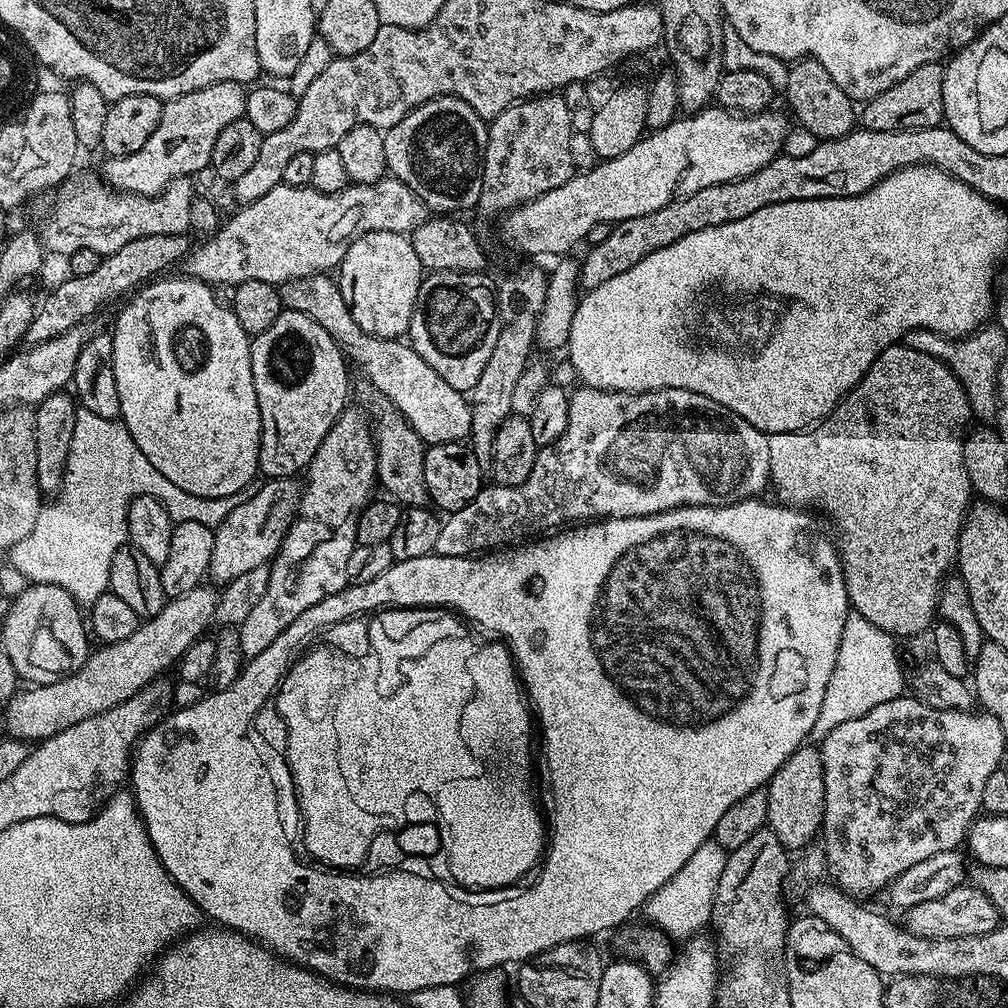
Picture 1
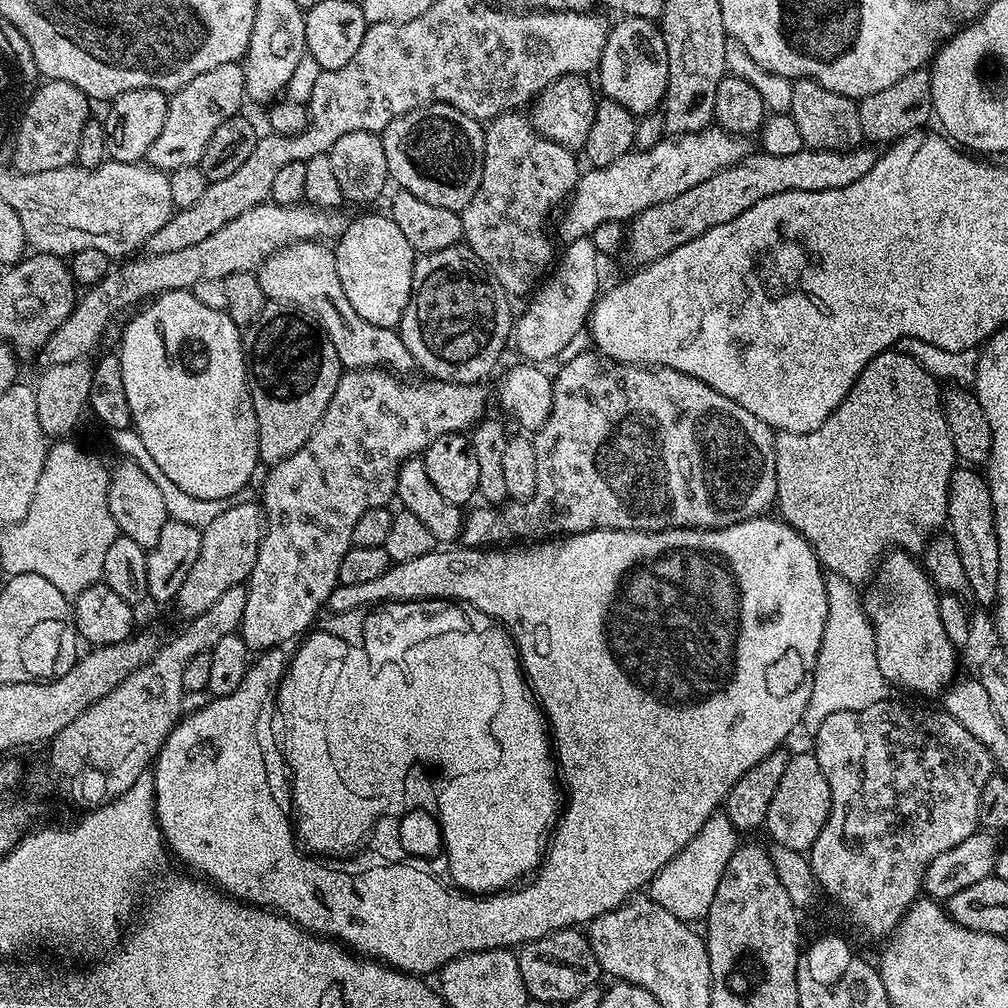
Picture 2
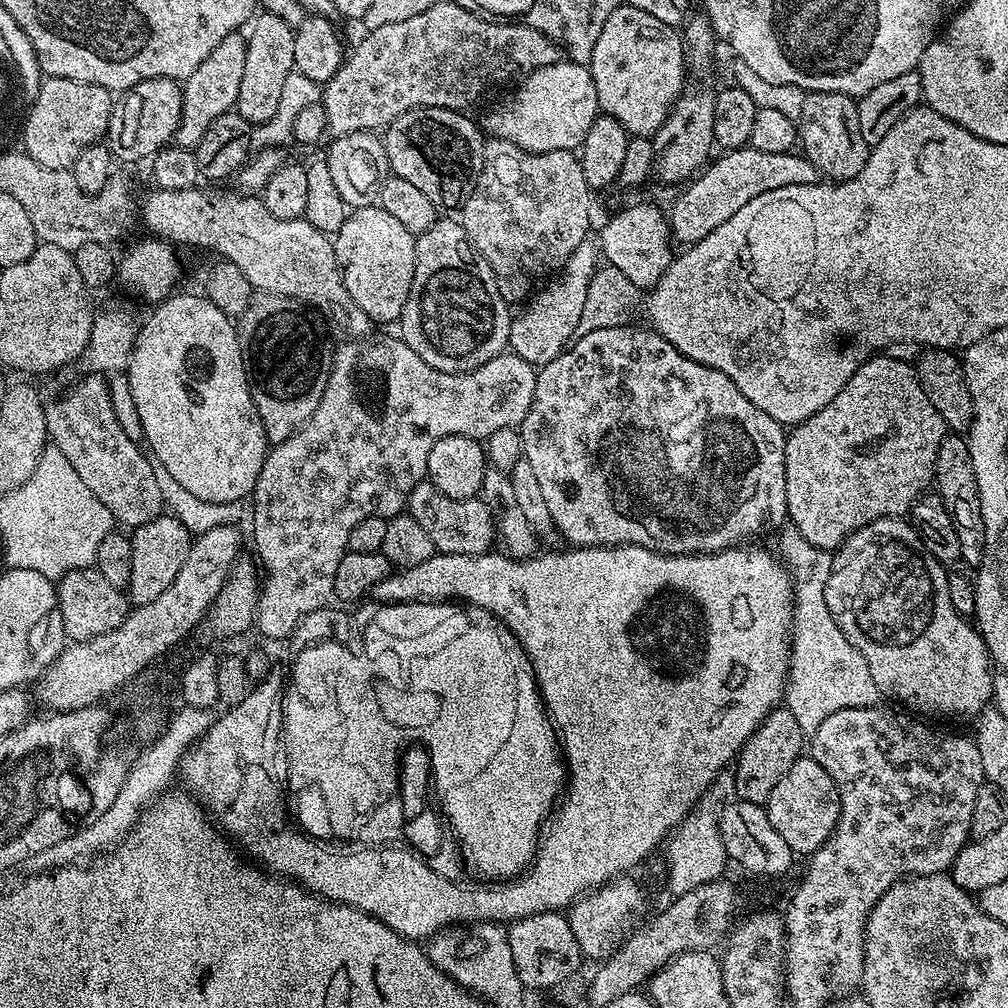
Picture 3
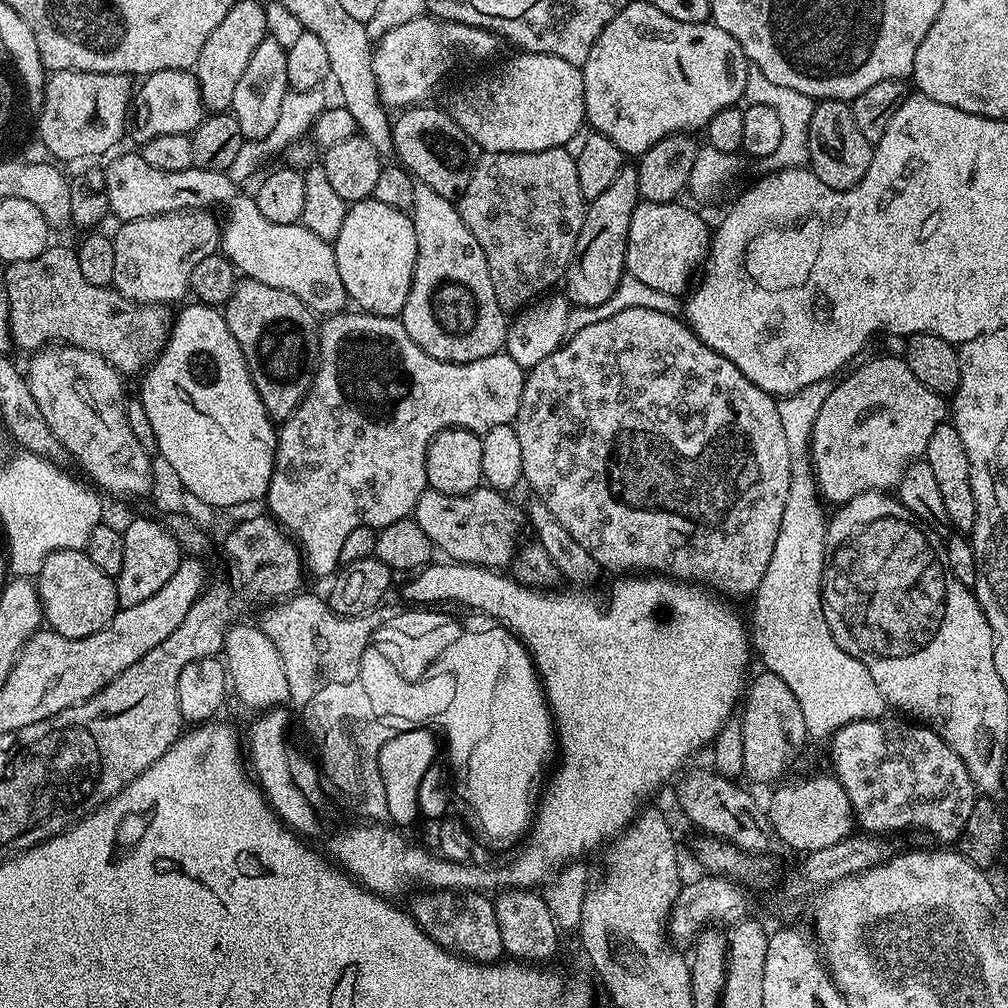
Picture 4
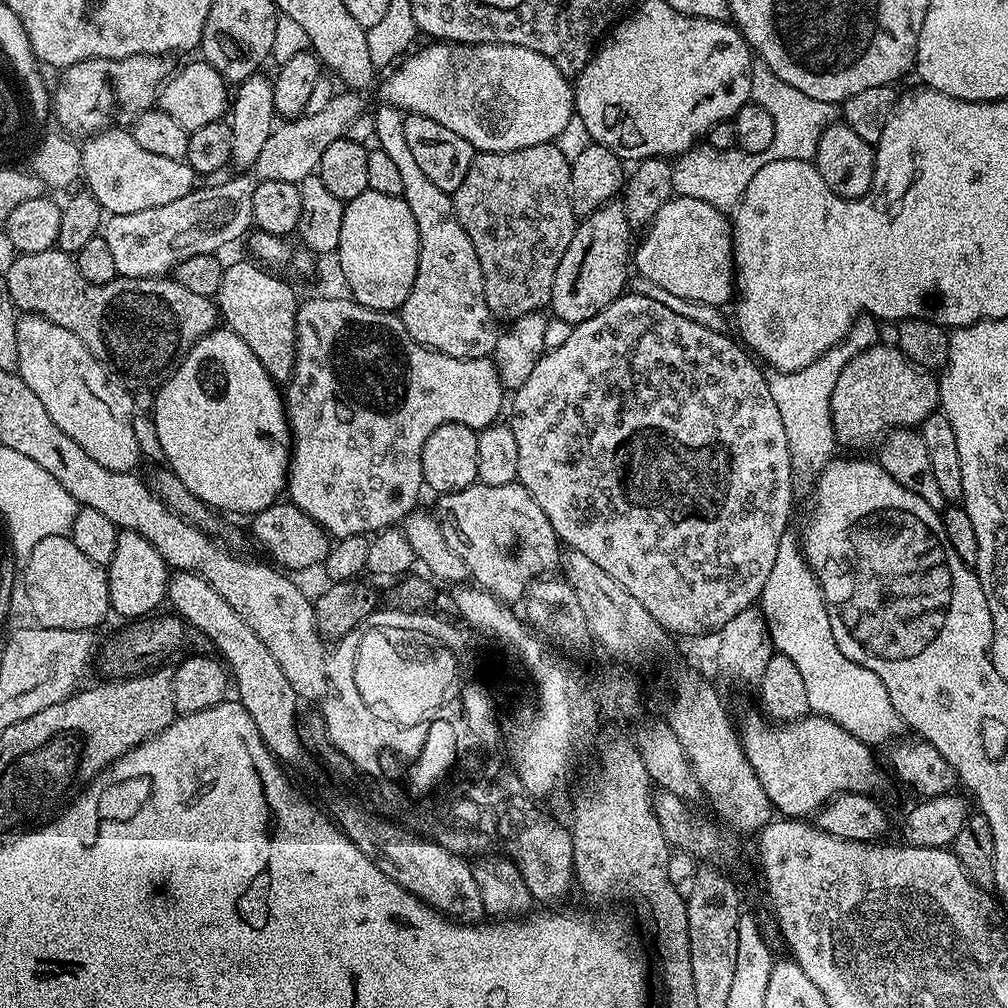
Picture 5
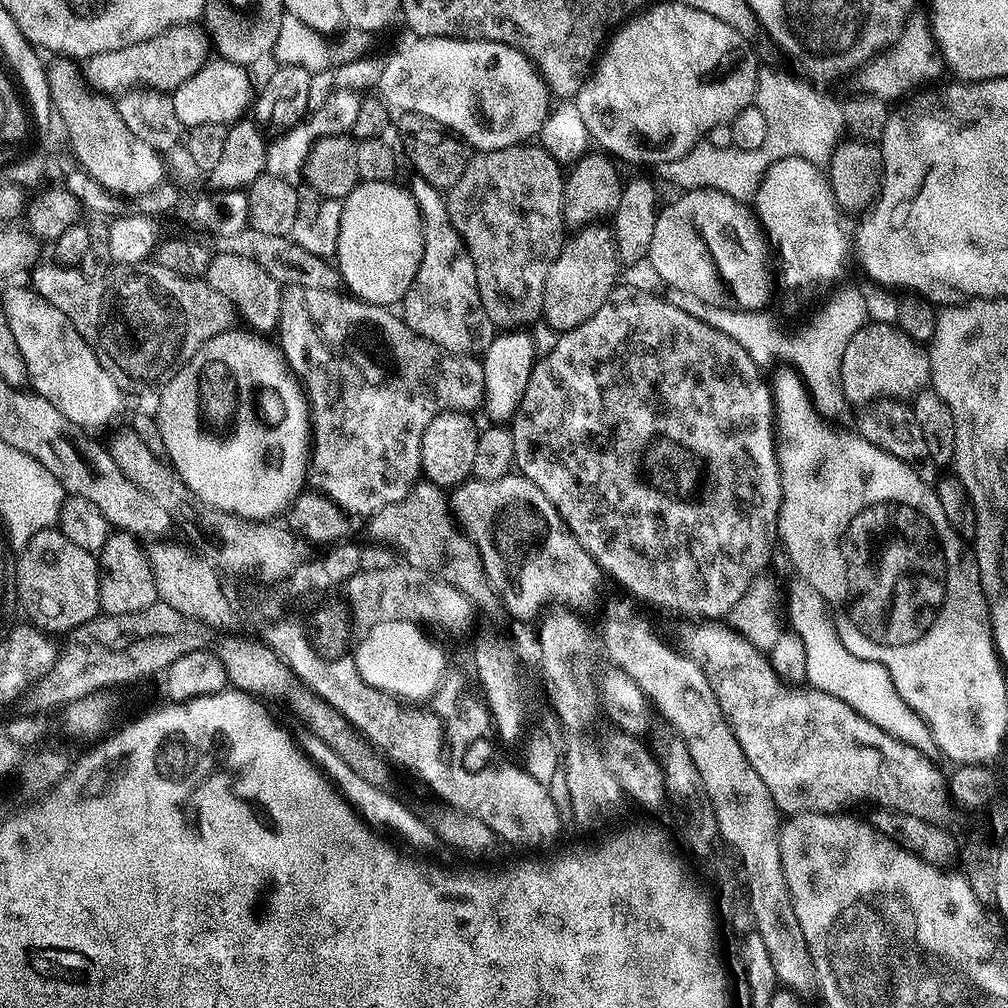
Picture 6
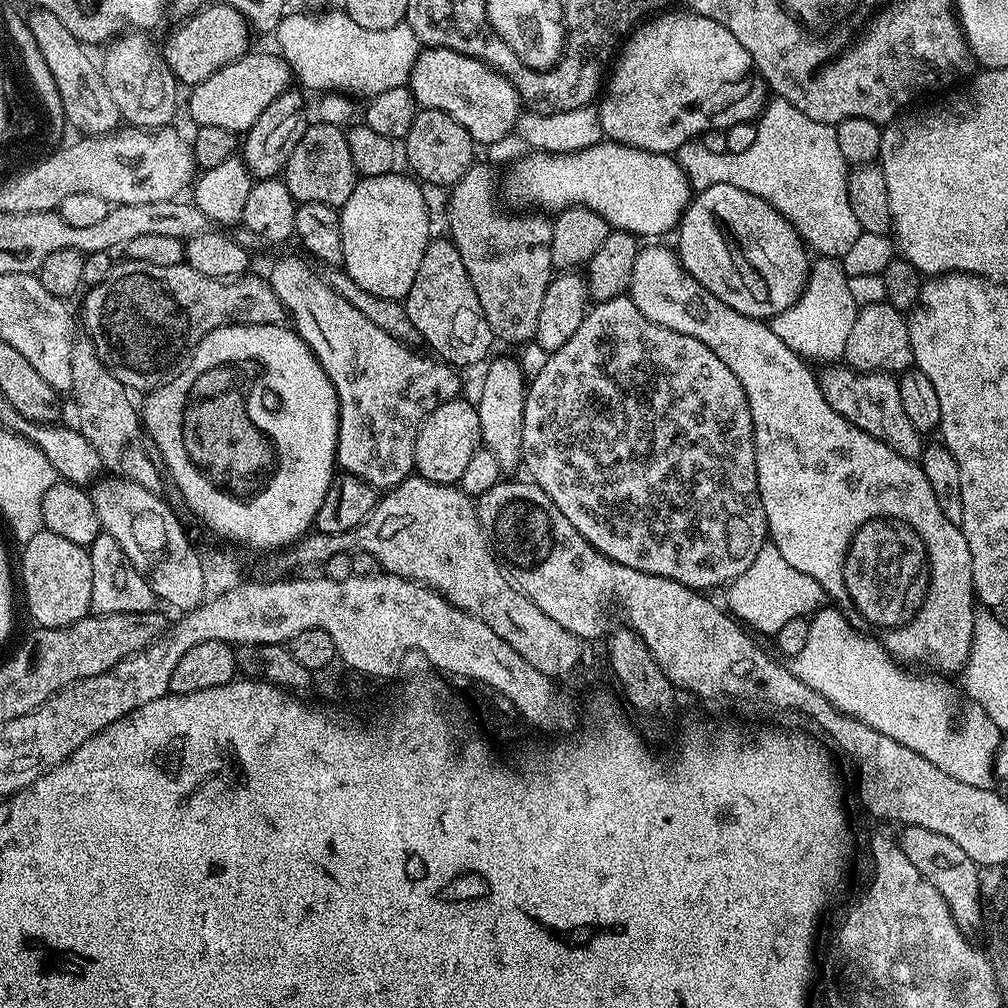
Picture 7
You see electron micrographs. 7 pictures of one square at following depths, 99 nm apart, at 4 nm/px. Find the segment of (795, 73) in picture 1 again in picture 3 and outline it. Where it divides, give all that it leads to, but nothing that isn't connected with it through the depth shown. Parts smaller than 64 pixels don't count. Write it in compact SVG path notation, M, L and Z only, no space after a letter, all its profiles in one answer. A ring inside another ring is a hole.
M805 92L798 121L798 144L821 177L832 182L854 178L866 166L870 151L858 127L856 100L837 92Z

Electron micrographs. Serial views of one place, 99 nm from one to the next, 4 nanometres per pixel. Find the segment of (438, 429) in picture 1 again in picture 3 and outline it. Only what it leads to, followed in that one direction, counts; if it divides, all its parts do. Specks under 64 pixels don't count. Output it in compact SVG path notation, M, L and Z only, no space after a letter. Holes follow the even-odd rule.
M197 186L186 190L168 190L156 188L148 196L148 201L141 203L138 216L149 228L151 235L163 238L173 245L197 244L200 248L209 248L221 260L234 262L246 278L250 278L253 289L257 293L269 292L279 296L289 296L301 300L321 317L328 319L327 327L341 332L344 338L359 338L373 331L374 322L350 298L350 290L346 290L344 279L340 273L340 264L336 261L336 249L333 241L325 233L320 232L303 218L299 220L283 220L274 218L270 210L266 210L263 199L256 194L241 194L239 191L223 192L220 186Z

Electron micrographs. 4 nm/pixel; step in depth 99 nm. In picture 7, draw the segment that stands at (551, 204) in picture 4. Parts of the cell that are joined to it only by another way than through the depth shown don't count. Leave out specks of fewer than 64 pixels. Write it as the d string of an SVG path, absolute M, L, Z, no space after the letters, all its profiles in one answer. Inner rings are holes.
M473 163L464 177L451 185L449 192L452 192L448 196L448 228L452 231L450 239L458 254L462 254L462 266L466 266L474 294L478 294L478 302L482 302L482 314L486 314L486 322L492 328L493 337L501 336L508 344L535 341L542 298L546 298L548 284L554 275L550 254L552 220L544 214L519 216L516 212L504 212L496 197L496 176L488 164Z

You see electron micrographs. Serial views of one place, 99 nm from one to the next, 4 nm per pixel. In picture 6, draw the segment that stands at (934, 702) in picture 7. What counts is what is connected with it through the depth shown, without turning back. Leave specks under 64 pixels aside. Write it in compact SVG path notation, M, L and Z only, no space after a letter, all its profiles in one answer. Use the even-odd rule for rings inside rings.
M796 582L788 592L786 620L792 623L789 624L791 631L802 638L802 646L806 646L807 683L811 687L846 702L846 706L866 718L866 722L874 722L878 730L890 734L906 746L914 746L914 750L918 750L926 758L935 761L941 759L926 722L910 706L906 706L906 702L902 702L902 694L894 690L894 682L890 682L886 666L878 666L878 662L858 658L850 654L846 646L842 646L832 622L832 612L818 590L803 582Z

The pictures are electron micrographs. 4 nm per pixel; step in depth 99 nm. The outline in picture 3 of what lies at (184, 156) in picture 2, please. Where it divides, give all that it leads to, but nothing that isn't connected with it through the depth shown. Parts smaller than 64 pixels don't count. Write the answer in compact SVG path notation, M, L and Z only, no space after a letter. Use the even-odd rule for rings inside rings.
M232 32L222 38L222 42L218 42L218 46L210 52L210 58L206 58L206 62L202 62L202 66L183 81L182 118L174 137L179 147L196 149L210 122L235 109L238 86L242 86L242 70L246 70L247 49L247 39L240 32Z

